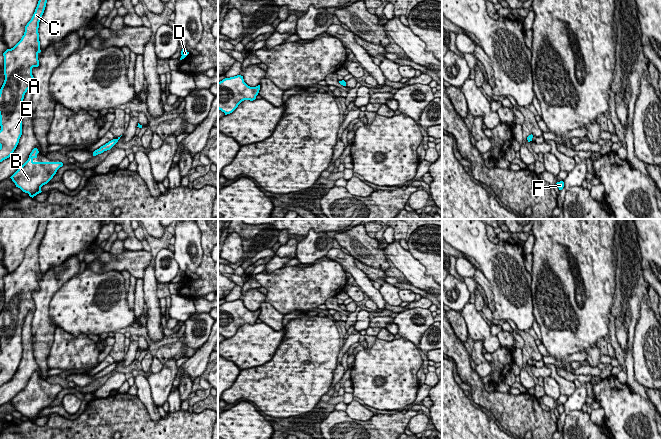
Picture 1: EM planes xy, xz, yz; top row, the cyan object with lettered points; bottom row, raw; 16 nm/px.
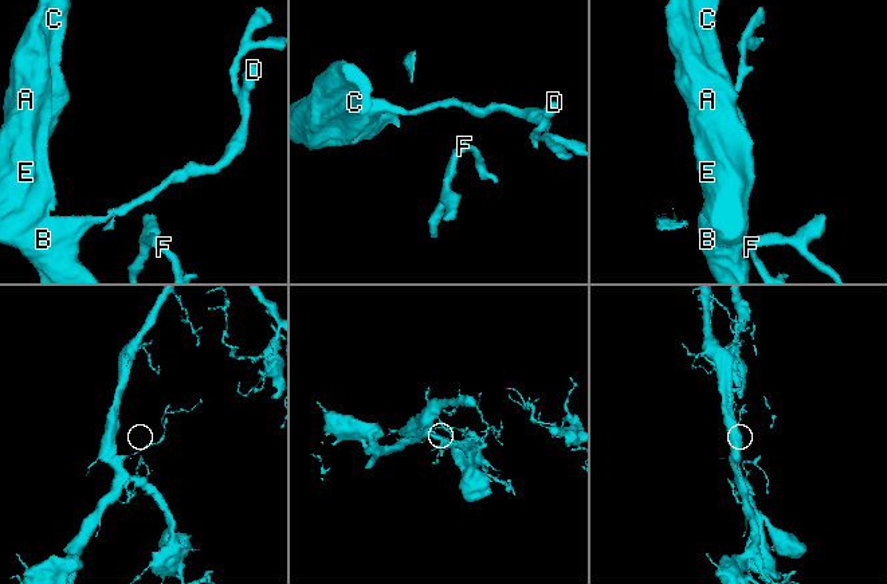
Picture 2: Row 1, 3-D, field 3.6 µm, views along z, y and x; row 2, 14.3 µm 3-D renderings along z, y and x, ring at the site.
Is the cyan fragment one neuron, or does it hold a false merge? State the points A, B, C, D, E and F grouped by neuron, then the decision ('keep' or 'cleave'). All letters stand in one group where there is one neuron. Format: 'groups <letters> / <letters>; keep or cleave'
groups A B C E F / D; cleave

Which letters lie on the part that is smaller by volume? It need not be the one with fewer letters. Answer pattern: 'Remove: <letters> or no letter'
Remove: D

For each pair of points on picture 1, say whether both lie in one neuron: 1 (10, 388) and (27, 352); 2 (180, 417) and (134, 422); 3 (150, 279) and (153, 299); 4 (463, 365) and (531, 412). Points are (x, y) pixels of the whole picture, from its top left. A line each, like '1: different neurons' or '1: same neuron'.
1: same neuron
2: same neuron
3: same neuron
4: same neuron

